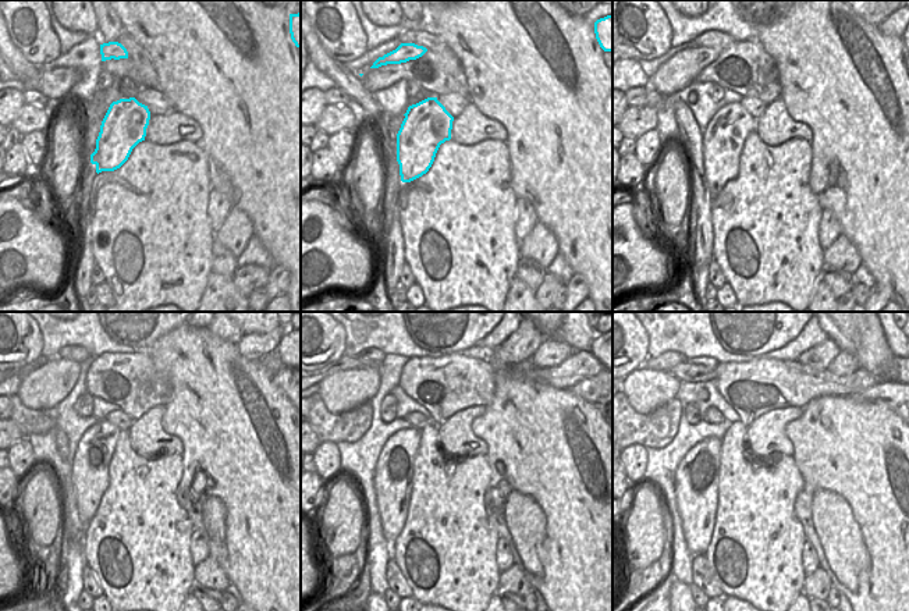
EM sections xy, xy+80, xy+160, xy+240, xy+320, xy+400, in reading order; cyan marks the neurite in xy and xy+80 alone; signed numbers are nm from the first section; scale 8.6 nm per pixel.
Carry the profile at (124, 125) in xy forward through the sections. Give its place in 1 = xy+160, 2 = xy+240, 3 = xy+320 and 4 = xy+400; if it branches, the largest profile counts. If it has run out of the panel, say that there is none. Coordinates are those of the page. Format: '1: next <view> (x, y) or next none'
1: next xy+160 (724, 137)
2: next xy+240 (91, 465)
3: next xy+320 (393, 473)
4: next xy+400 (696, 478)

